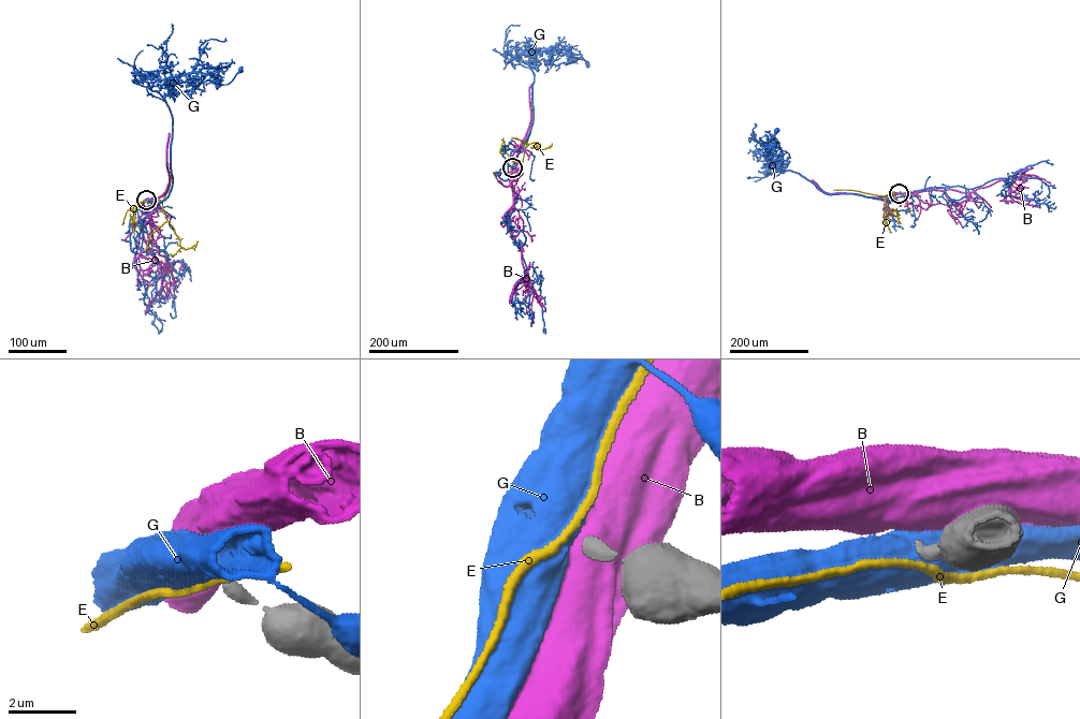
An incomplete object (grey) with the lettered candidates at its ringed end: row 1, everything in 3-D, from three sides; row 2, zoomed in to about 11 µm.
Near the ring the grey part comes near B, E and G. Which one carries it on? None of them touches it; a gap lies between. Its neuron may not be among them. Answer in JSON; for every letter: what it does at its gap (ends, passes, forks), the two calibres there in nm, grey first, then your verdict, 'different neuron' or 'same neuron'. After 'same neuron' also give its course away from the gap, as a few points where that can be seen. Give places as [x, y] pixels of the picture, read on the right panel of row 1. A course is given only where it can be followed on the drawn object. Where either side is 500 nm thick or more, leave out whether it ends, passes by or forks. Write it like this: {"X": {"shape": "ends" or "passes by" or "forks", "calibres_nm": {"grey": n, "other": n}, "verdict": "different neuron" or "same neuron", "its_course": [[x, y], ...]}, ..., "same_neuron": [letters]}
{"B": {"calibres_nm": {"grey": 360, "other": 700}, "verdict": "same neuron", "its_course": [[899, 193], [933, 189], [969, 192], [1003, 180], [1009, 185], [1008, 195], [1012, 200], [1040, 207]]}, "E": {"shape": "passes by", "calibres_nm": {"grey": 360, "other": 220}, "verdict": "different neuron"}, "G": {"calibres_nm": {"grey": 360, "other": 750}, "verdict": "different neuron"}, "same_neuron": ["B"]}

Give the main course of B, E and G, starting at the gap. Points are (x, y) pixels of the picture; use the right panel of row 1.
B: (899, 193), (933, 189), (969, 192), (1003, 180), (1009, 185), (1008, 195), (1012, 200), (1040, 207)
E: (899, 193), (892, 191), (884, 195), (888, 211), (899, 215), (892, 208)
G: (899, 193), (883, 199), (826, 194), (798, 173), (783, 170), (775, 172), (767, 148), (775, 147), (775, 131)

